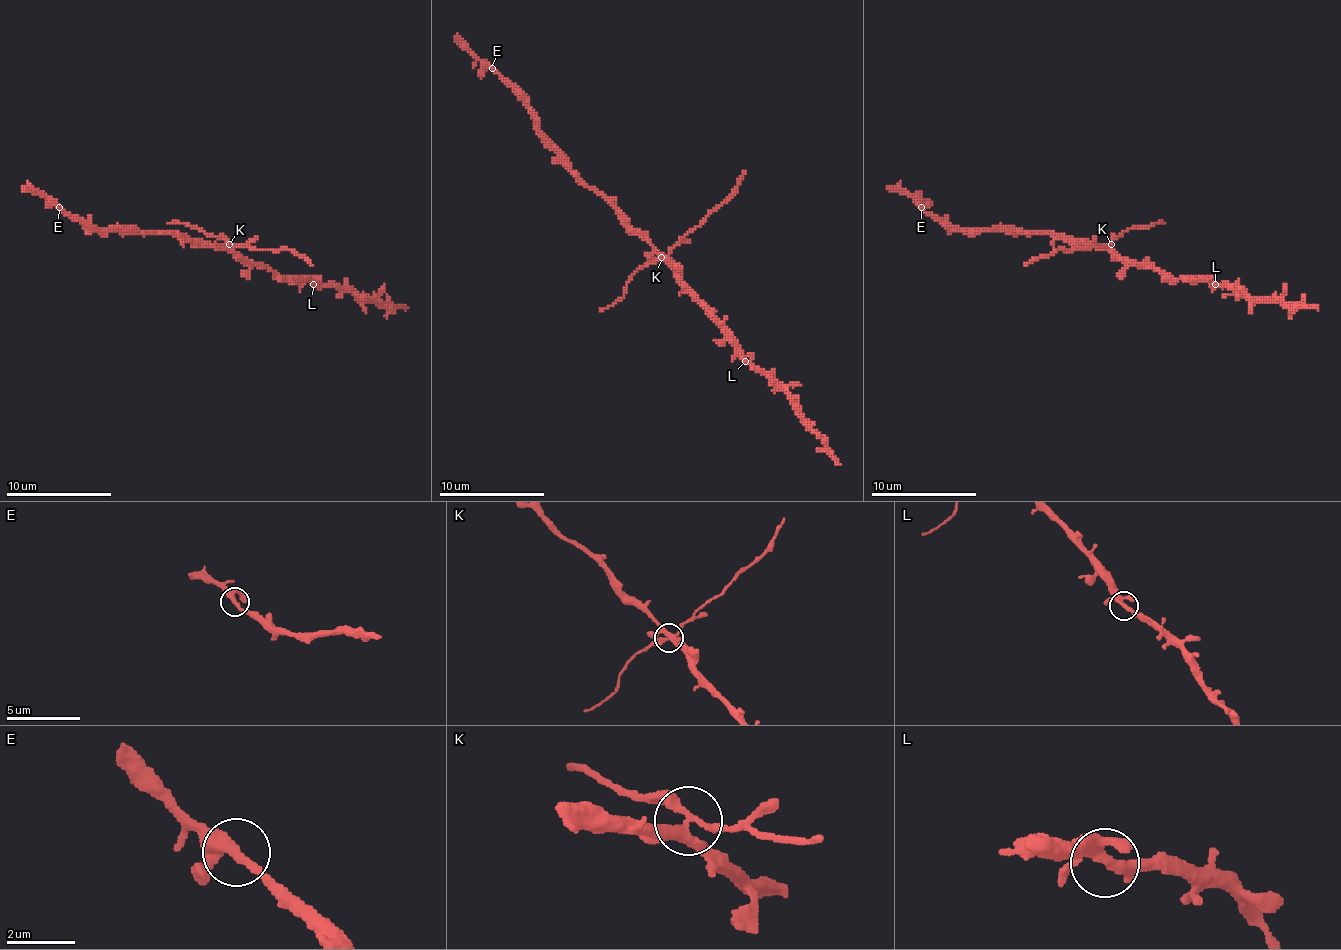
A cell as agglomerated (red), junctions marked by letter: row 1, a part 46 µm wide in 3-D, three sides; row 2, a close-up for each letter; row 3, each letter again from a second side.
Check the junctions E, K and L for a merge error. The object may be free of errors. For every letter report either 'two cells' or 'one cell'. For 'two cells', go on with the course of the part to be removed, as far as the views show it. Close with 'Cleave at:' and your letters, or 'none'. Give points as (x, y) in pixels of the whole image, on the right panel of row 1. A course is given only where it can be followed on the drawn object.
E: one cell
K: two cells; foreign part runs (1112, 244), (1053, 250), (1024, 265)
L: one cell
Cleave at: K

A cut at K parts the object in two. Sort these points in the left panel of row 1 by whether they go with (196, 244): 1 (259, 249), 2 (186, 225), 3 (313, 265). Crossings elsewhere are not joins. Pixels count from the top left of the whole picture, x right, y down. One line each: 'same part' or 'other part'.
1: other part
2: other part
3: other part

